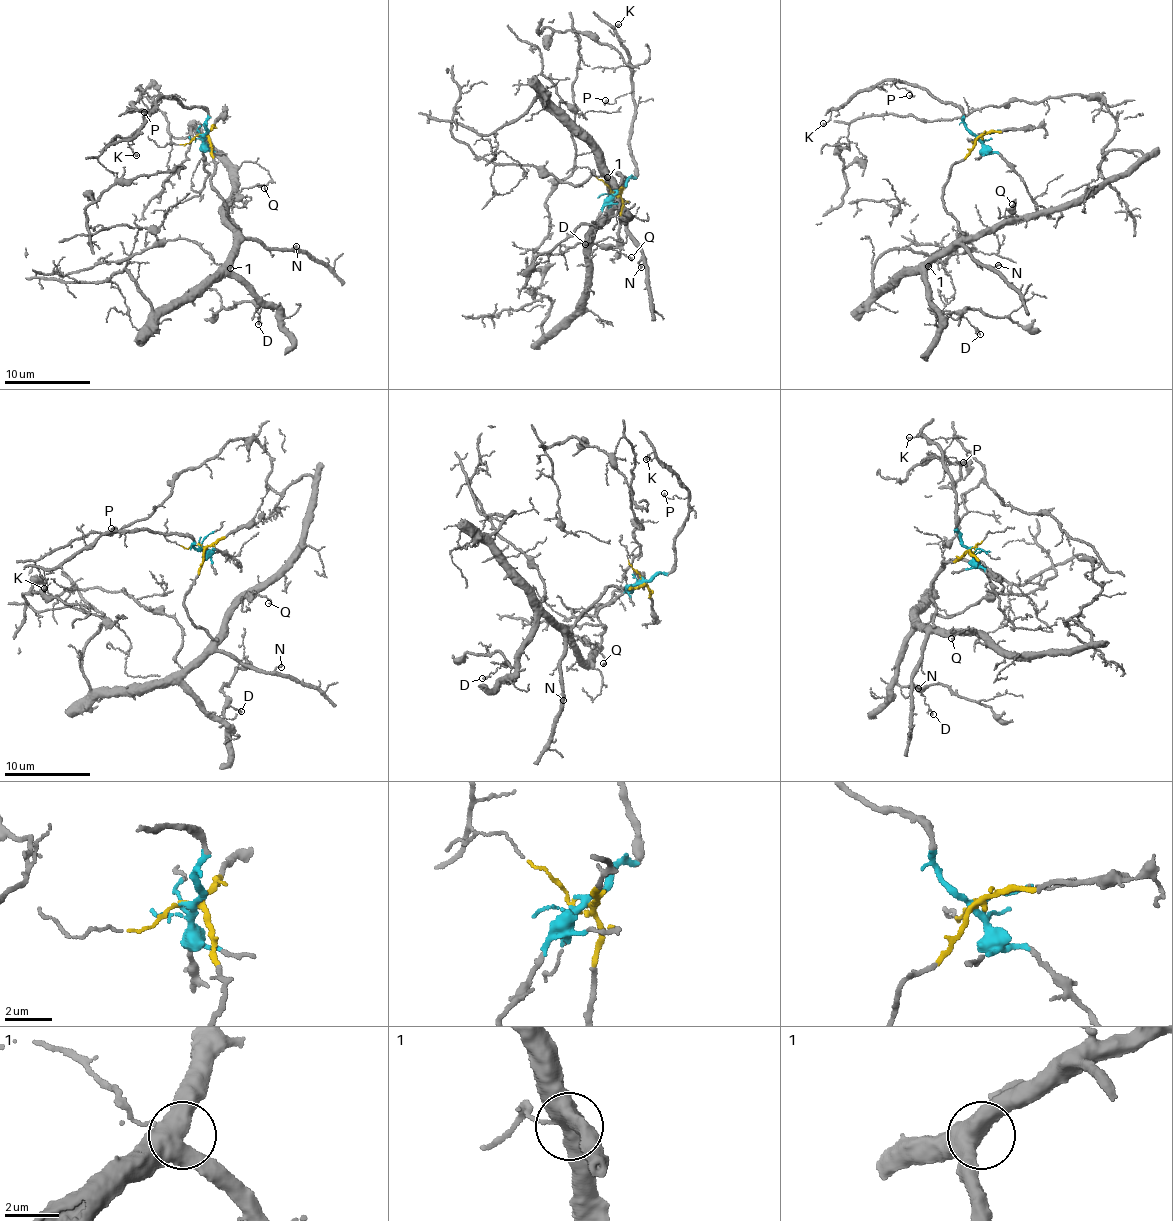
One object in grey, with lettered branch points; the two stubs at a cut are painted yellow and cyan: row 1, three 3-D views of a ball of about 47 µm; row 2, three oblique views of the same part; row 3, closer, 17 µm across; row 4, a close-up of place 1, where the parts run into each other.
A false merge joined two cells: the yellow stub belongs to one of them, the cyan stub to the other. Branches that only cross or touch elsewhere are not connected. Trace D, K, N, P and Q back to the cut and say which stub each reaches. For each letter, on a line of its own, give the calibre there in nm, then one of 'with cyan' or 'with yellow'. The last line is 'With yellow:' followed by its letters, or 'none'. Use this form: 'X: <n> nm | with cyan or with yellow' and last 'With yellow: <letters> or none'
D: 140 nm | with yellow
K: 120 nm | with cyan
N: 120 nm | with yellow
P: 150 nm | with cyan
Q: 90 nm | with yellow
With yellow: D, N, Q

